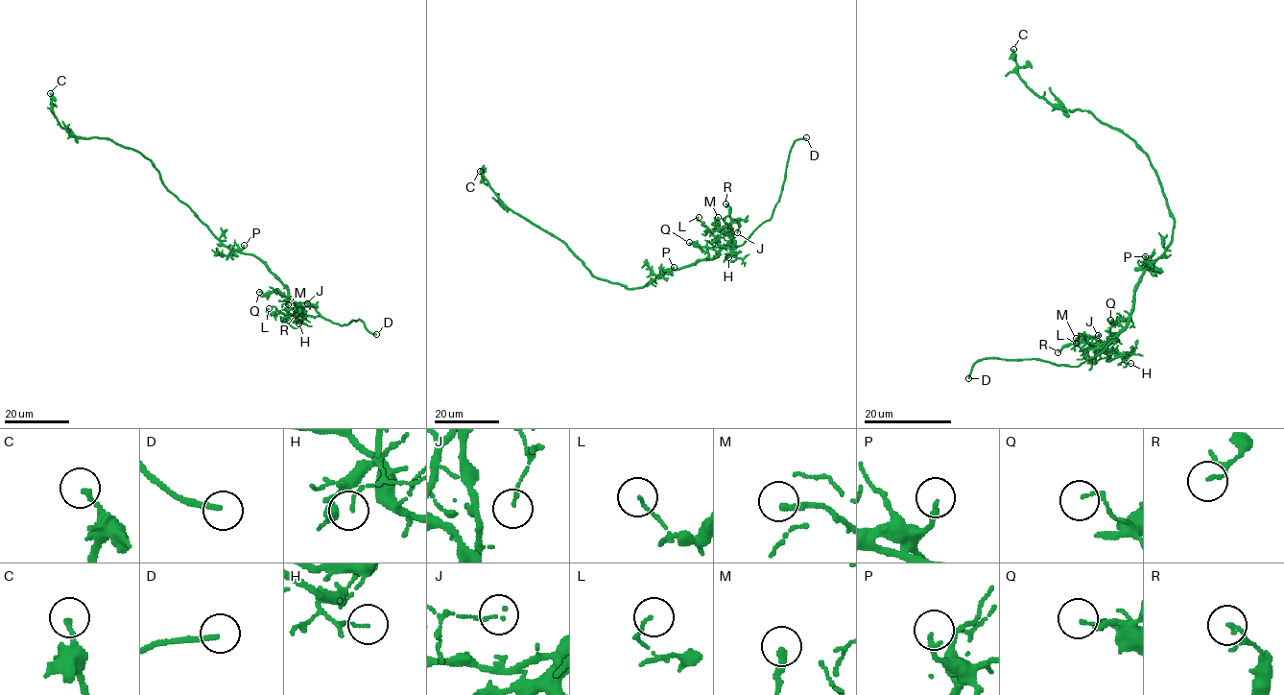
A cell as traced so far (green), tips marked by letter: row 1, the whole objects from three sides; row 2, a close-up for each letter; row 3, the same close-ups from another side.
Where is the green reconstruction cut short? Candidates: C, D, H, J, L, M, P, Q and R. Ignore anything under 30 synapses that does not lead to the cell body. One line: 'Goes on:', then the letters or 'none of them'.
Goes on: D

